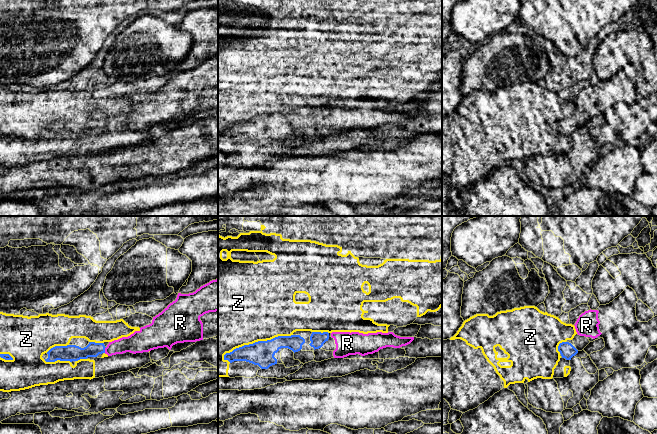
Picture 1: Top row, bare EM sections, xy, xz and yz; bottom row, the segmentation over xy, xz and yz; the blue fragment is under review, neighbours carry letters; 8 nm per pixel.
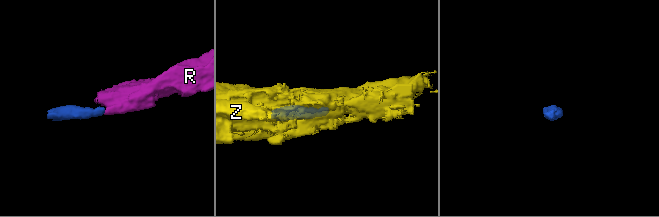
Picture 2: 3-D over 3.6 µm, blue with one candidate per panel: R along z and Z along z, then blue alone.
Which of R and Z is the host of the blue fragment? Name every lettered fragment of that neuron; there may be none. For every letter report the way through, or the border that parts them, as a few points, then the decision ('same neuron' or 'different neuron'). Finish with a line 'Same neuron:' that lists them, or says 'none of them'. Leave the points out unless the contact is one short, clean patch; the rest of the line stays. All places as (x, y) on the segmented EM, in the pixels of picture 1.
R: way xy (73, 353), (104, 350), (134, 343); same neuron
Z: different neuron
Same neuron: R

